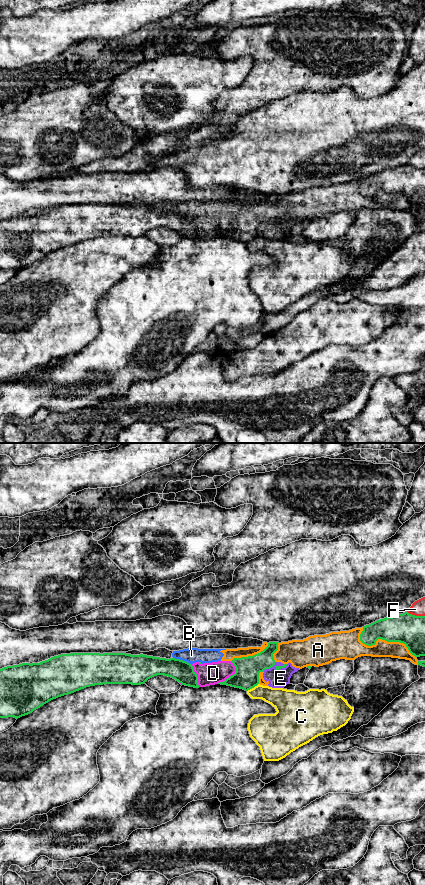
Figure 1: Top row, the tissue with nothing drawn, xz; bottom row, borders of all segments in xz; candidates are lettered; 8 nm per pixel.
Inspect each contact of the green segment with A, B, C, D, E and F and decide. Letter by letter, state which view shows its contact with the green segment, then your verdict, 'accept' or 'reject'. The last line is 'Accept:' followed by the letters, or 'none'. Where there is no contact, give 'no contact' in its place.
A: contact in xz; reject
B: contact in xz; reject
C: contact in xz; reject
D: contact in xz; reject
E: contact in xz; reject
F: contact in xz; reject
Accept: none

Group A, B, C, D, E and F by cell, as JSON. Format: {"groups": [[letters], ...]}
{"groups": [["A", "B", "D", "E"], ["C"], ["F"]]}

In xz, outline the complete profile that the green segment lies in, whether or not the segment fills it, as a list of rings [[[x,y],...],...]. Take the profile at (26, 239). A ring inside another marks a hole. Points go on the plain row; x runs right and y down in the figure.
[[[70,205],[40,215],[7,218],[0,221],[0,270],[18,271],[53,251],[86,239],[141,237],[157,227],[199,240],[190,215],[143,206]]]

